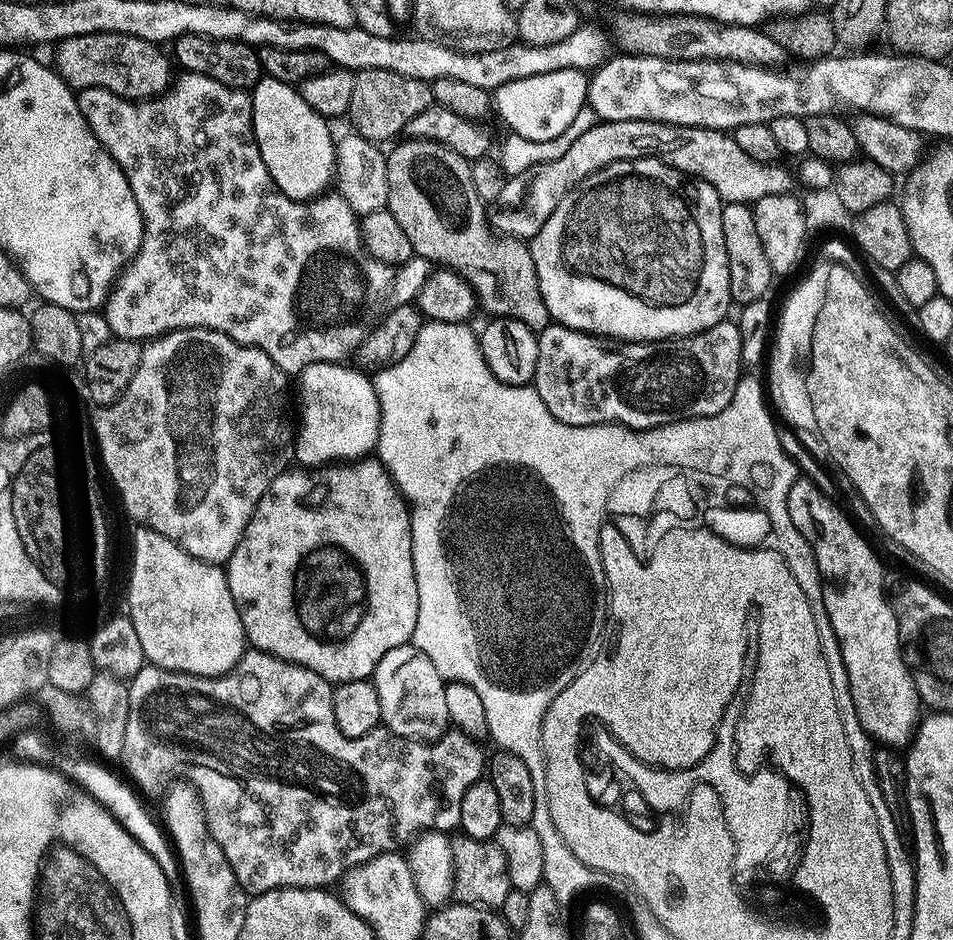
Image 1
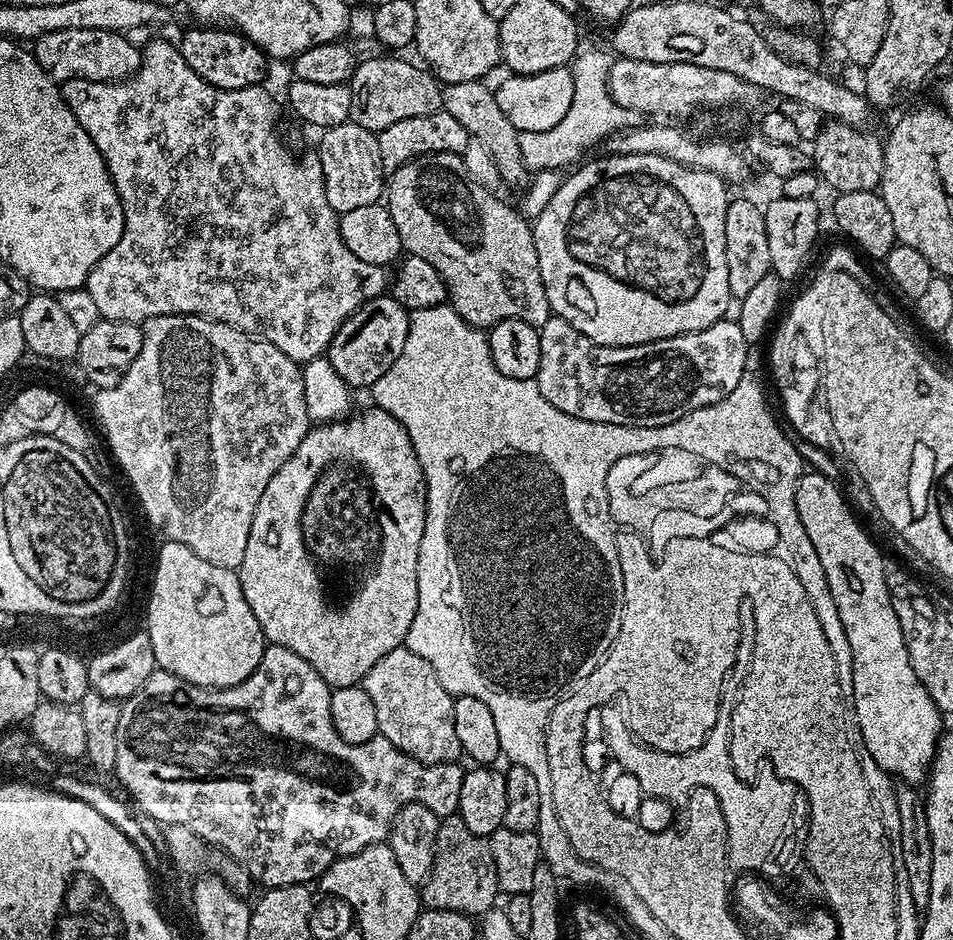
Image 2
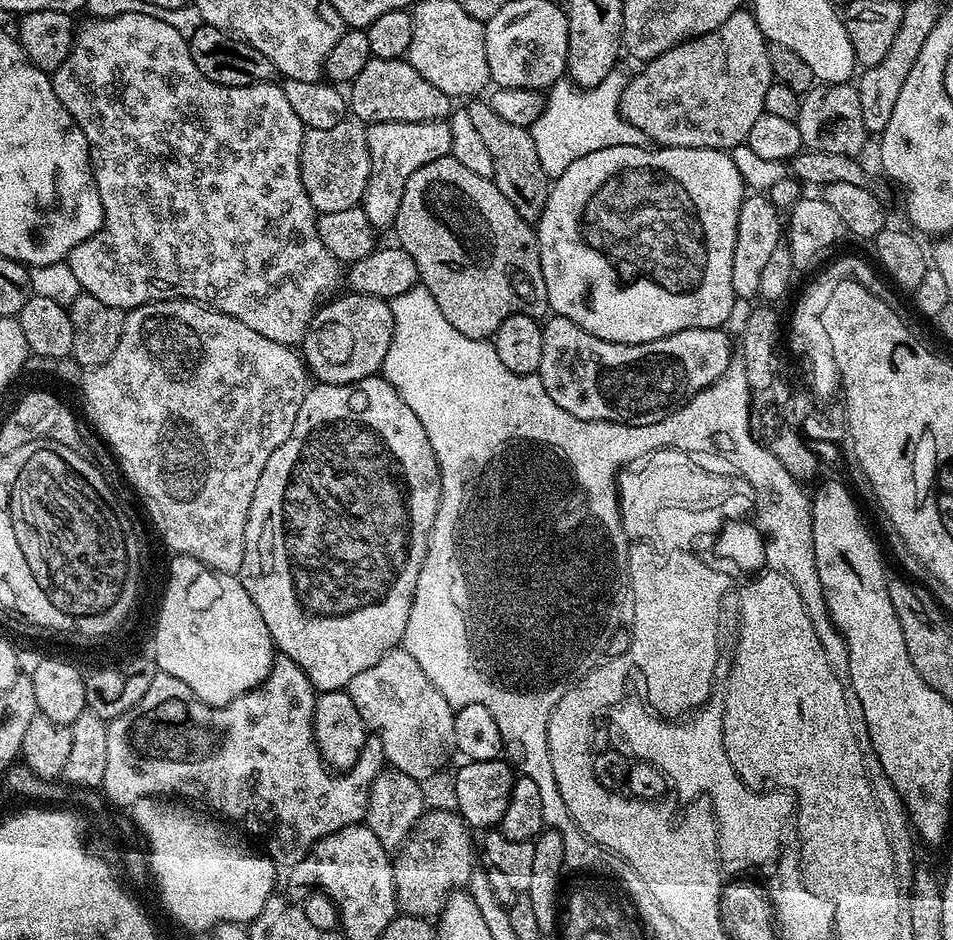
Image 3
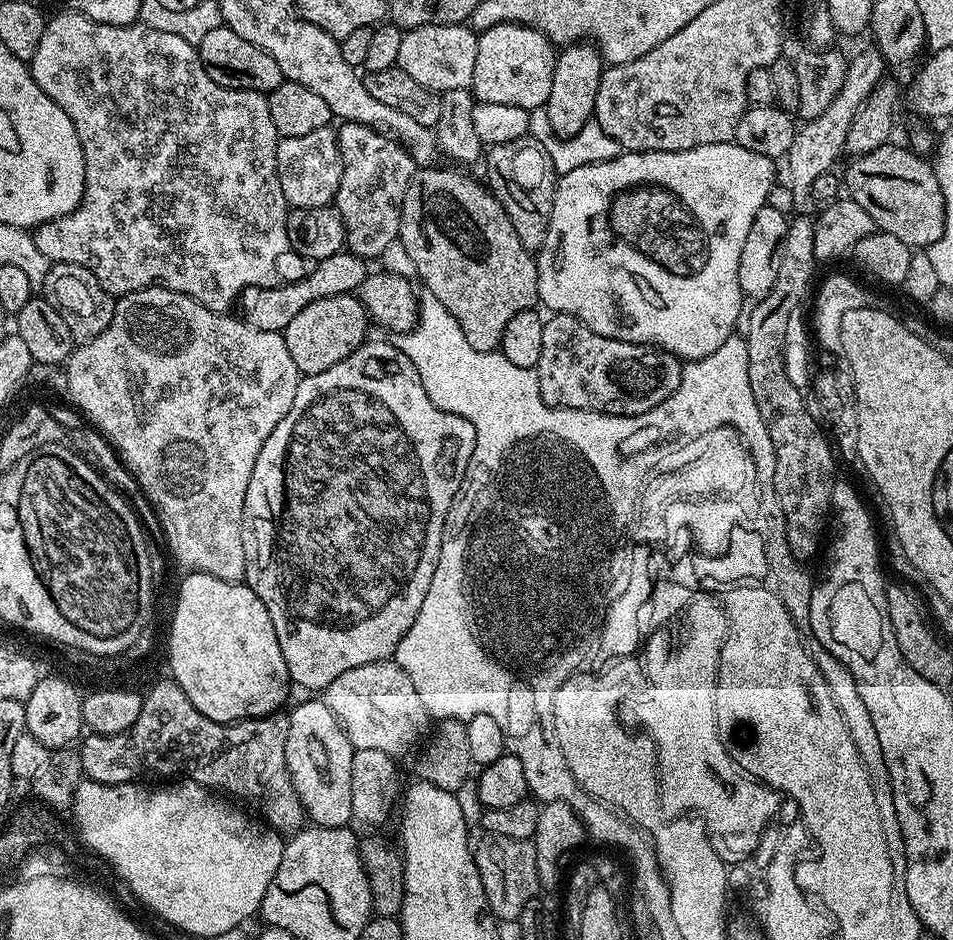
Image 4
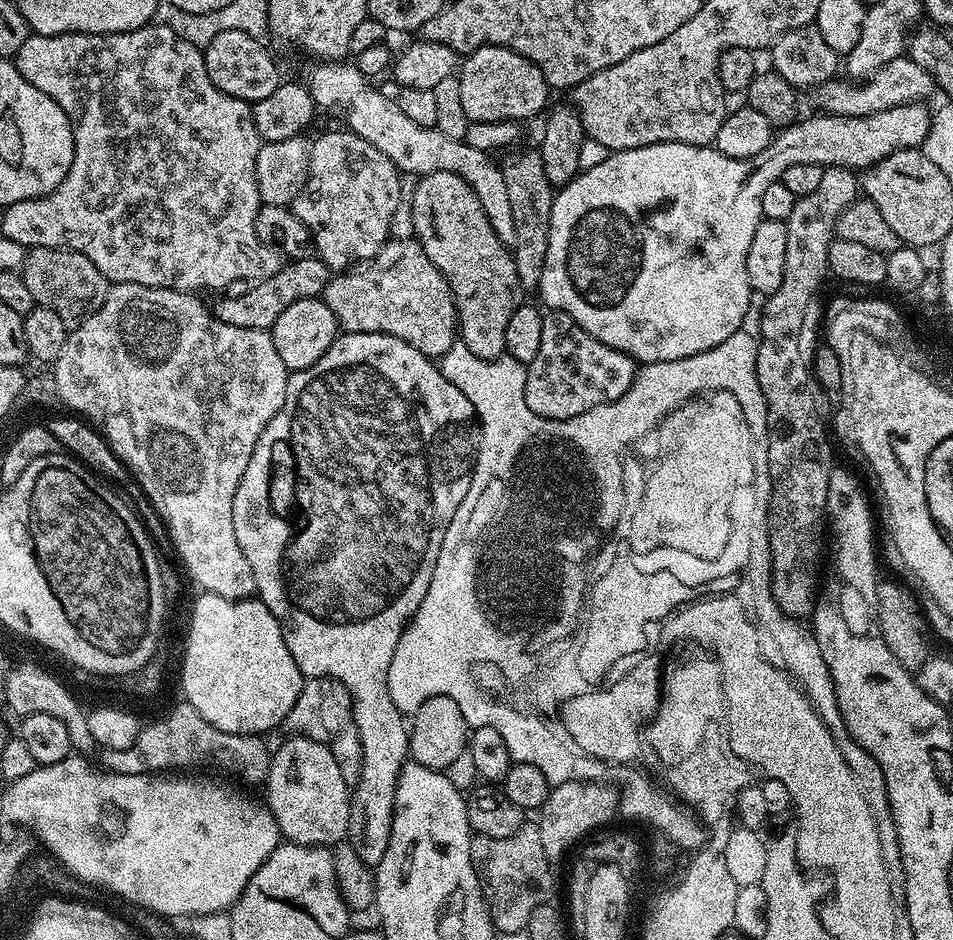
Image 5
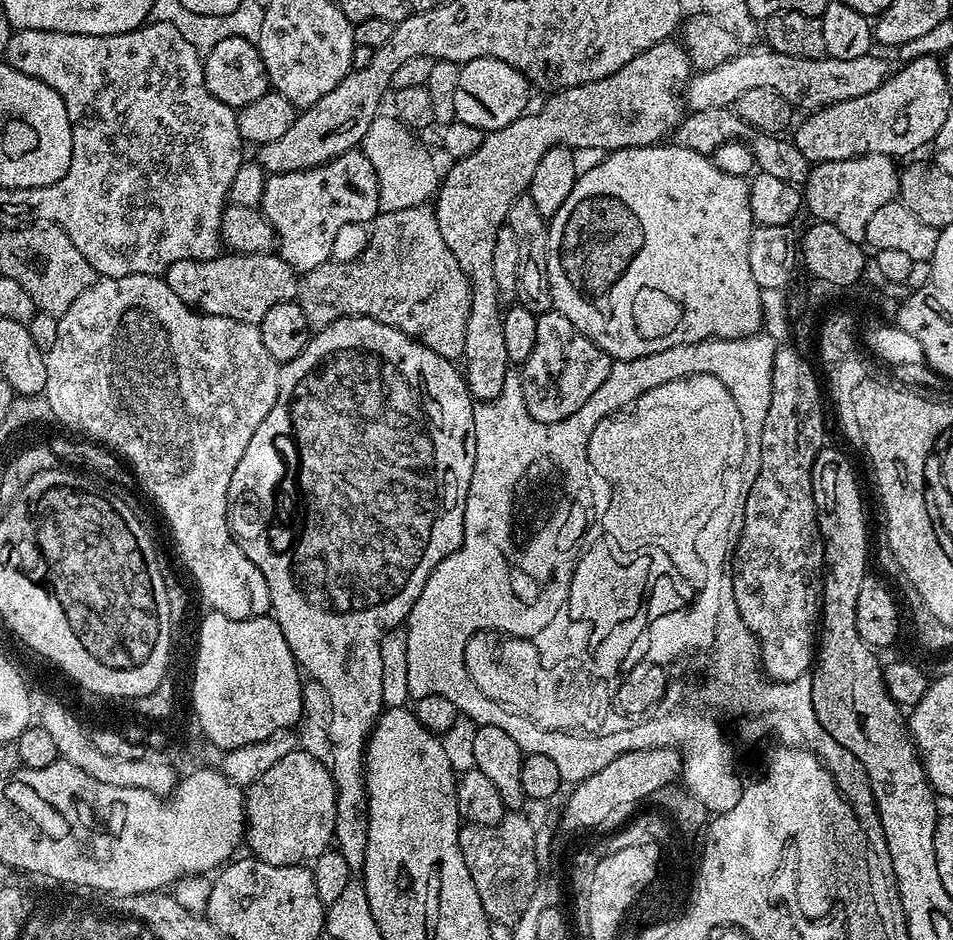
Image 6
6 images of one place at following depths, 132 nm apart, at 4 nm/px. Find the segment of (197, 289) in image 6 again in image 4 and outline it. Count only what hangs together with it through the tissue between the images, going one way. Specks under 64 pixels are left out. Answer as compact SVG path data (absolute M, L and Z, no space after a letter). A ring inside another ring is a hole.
M347 250L333 254L330 258L317 260L298 282L290 282L273 288L255 289L251 293L253 296L250 323L258 330L283 333L284 328L290 326L290 322L298 313L306 306L310 306L310 302L318 302L318 298L334 298L355 293L368 275L370 275L370 268L364 257L356 256Z

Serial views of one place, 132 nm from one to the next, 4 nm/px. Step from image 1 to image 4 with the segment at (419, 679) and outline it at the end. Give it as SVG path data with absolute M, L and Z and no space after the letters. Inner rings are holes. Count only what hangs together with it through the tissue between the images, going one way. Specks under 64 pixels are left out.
M392 658L354 666L354 670L338 674L334 682L322 689L322 699L357 749L382 750L393 758L410 751L423 738L430 723L426 706L422 706L422 698L414 690L414 682L410 682L406 670Z

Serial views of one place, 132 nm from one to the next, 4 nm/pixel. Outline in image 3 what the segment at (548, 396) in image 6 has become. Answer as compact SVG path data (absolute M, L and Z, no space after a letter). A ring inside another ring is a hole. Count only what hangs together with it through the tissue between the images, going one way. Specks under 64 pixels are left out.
M549 315L542 327L542 362L538 373L542 386L566 414L583 420L605 420L611 424L662 422L662 418L677 412L694 394L722 378L734 358L733 341L720 328L687 328L650 342L615 344L582 330L582 326L565 316Z

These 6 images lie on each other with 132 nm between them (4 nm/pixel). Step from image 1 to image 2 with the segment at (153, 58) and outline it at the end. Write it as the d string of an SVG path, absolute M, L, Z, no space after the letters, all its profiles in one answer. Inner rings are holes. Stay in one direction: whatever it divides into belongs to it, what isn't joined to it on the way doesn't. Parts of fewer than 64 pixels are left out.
M50 30L34 42L34 55L38 66L48 77L57 82L65 80L127 80L133 76L142 63L139 47L128 41L122 32L110 30Z

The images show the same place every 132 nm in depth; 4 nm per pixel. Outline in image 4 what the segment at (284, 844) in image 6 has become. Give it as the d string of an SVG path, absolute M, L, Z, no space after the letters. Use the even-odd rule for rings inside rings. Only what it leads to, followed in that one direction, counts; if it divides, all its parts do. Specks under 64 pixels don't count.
M316 698L316 700L304 700L297 706L293 712L287 713L288 729L286 730L286 766L290 770L290 782L294 782L294 790L298 794L298 798L304 807L305 817L315 827L318 828L342 828L353 823L353 815L351 810L351 794L350 794L350 766L353 765L354 759L354 742L348 737L348 733L338 722L338 718L330 710L330 706L326 706L323 699Z

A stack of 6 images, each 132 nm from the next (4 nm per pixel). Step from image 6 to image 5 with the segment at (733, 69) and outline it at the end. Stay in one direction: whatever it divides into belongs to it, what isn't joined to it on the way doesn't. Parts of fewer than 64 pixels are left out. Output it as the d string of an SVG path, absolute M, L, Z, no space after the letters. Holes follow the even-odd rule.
M907 55L894 58L894 62L886 62L867 80L863 82L853 82L851 79L833 78L827 80L815 89L817 109L834 116L865 116L866 114L878 114L878 110L890 110L894 106L903 104L915 104L927 101L928 95L934 92L932 75L918 62L909 60Z

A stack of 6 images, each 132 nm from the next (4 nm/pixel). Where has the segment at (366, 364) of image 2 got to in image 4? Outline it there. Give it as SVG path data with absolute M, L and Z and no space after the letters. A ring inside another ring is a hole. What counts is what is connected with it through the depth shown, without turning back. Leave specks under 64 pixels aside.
M359 295L335 296L334 298L318 298L318 302L310 302L283 330L286 350L290 350L290 358L294 358L294 366L298 366L301 376L322 374L322 370L330 370L342 358L346 358L354 349L365 343L369 335L370 317L362 306Z

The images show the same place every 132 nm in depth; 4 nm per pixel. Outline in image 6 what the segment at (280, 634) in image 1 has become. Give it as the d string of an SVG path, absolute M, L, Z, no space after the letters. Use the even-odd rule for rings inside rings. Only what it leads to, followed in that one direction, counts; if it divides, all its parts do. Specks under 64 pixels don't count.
M347 316L346 318L338 318L332 324L327 324L324 328L319 329L293 360L285 360L280 364L280 385L278 386L278 398L274 402L274 410L270 410L270 414L266 414L262 426L258 426L258 430L254 430L254 438L250 438L250 446L246 446L246 454L242 454L242 458L234 470L234 478L230 478L230 490L228 491L228 525L232 527L232 535L235 536L236 543L240 545L240 548L246 554L246 558L250 558L250 562L254 562L254 566L258 566L258 570L262 570L262 578L266 578L266 586L270 586L270 602L272 603L271 615L278 622L278 626L282 630L282 634L294 654L297 665L299 665L313 681L322 684L329 698L330 719L327 721L326 728L328 728L328 740L332 743L332 760L330 759L332 781L336 784L336 835L334 837L334 844L342 854L342 858L346 858L346 866L350 866L350 870L354 874L361 873L364 869L366 838L368 837L368 795L366 794L366 786L364 785L364 745L367 744L368 736L372 733L374 725L376 725L376 719L380 717L380 713L385 707L382 694L382 655L379 653L380 643L386 632L401 627L401 625L407 621L410 610L412 609L412 604L418 598L418 594L422 594L422 586L426 586L426 578L430 578L430 574L436 569L438 562L442 562L450 554L454 554L460 549L460 543L464 537L466 498L470 490L470 482L472 481L472 457L474 455L474 429L472 426L473 407L474 401L472 393L468 390L468 381L464 379L463 371L461 371L453 361L442 358L438 354L434 354L434 350L430 350L426 345L420 344L417 340L406 335L402 330L398 330L394 326L386 326L382 322L378 322L369 316Z

